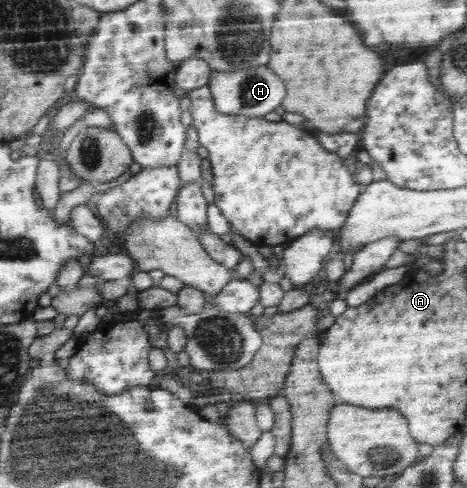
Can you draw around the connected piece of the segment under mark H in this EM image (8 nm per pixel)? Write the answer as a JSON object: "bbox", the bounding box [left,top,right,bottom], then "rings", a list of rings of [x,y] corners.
{"bbox":[206,66,283,117],"rings":[[[265,66],[243,69],[235,73],[212,70],[206,85],[209,86],[216,109],[221,114],[260,117],[273,112],[283,102],[283,80]]]}

